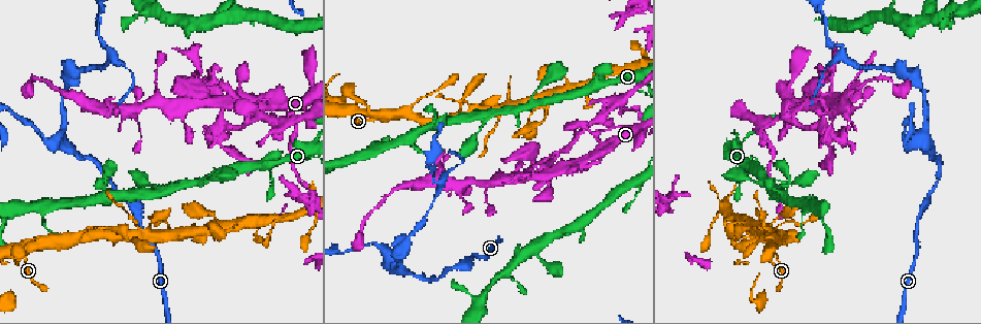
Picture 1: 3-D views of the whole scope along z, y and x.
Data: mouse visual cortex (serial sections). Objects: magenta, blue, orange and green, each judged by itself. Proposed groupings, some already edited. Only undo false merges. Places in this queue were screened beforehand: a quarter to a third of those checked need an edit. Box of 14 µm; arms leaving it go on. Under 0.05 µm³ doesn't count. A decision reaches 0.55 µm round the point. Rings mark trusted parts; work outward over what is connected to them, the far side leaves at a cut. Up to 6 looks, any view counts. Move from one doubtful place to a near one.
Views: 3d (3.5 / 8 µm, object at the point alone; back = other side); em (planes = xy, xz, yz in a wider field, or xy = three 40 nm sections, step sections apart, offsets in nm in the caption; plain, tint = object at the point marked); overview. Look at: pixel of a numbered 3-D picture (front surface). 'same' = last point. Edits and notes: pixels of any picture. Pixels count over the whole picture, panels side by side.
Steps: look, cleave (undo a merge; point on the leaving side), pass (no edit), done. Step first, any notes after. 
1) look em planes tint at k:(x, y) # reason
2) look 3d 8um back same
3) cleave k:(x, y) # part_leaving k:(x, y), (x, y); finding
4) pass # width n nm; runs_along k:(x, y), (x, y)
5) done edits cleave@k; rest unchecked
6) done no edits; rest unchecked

look 3d 3.5um at 1:(110, 54) # three-way junction

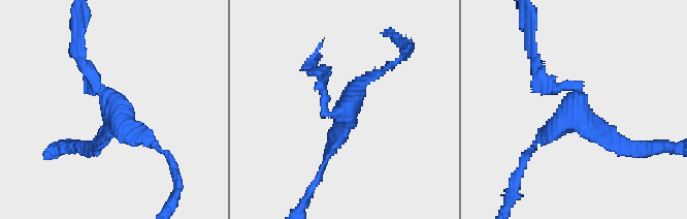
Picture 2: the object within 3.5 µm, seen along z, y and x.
look em xy step 3 tint at 2:(116, 113) # arms 3; arm_widths 150, 150, 150 nm; now the EM

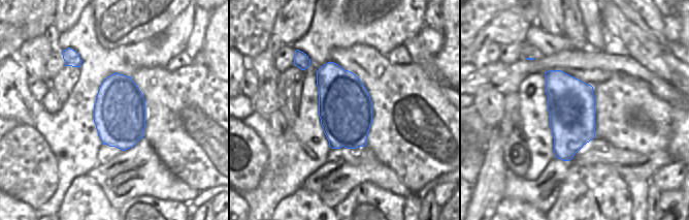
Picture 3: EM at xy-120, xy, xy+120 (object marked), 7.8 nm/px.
look em xy step 5 tint same

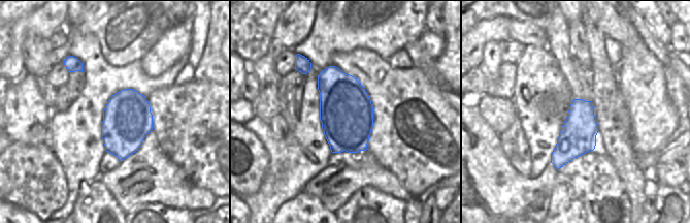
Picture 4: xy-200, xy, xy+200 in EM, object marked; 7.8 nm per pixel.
pass # runs_along 2:(631, 145), (547, 84); continuous, no second cell

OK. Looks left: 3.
look 3d 8um at 1:(369, 243) # abrupt turn

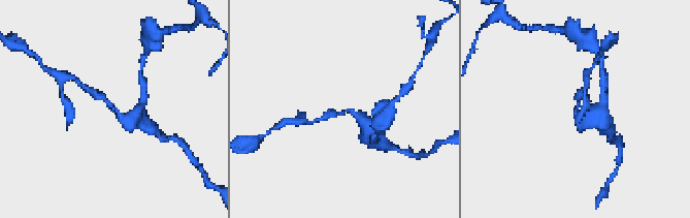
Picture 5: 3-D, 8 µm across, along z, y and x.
look em xy step 2 tint at 5:(113, 107) # arm_widths 200, 400 nm

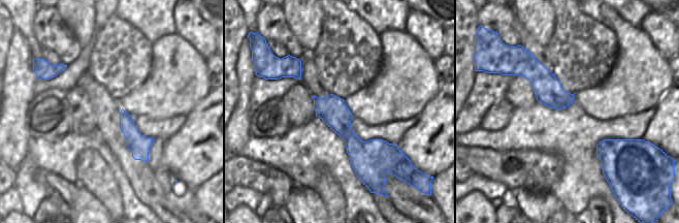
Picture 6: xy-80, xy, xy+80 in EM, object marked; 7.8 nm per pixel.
pass # runs_along 5:(134, 118), (121, 117), (90, 89); one cell here

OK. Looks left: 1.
look 3d 3.5um at 1:(598, 85) # three arms meet

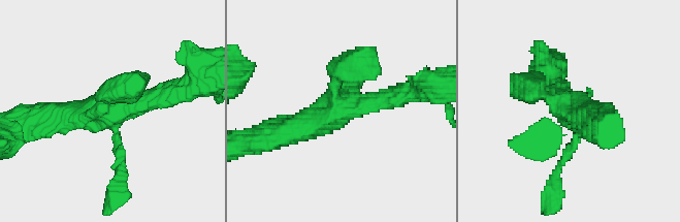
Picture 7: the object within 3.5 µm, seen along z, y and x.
pass # runs_along 7:(403, 92), (349, 105), (280, 134); continuous, no second cell

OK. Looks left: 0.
done no edits; rest unchecked

